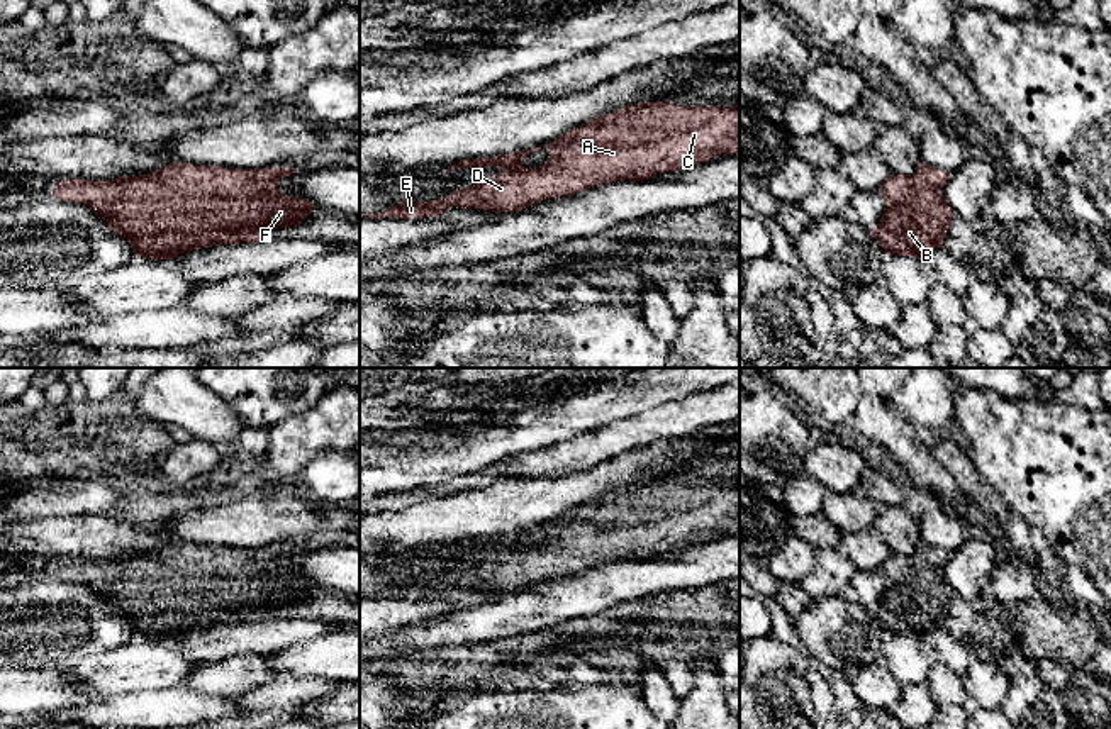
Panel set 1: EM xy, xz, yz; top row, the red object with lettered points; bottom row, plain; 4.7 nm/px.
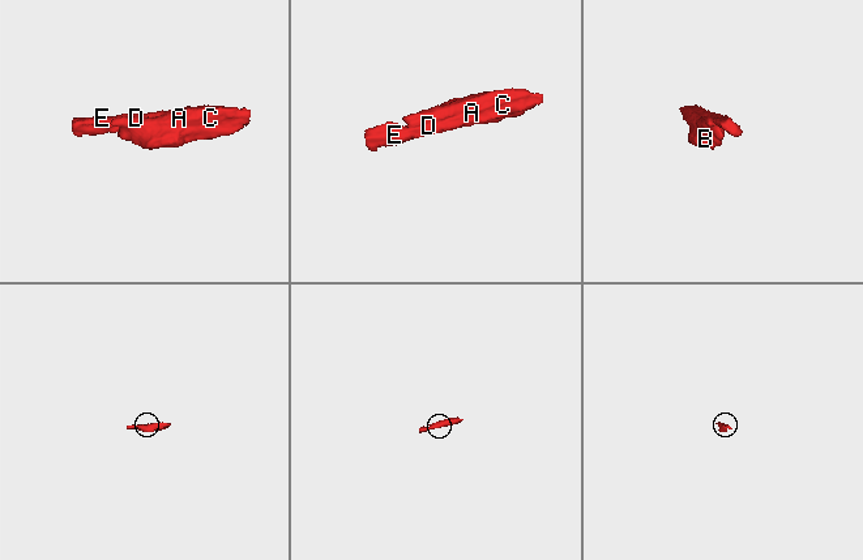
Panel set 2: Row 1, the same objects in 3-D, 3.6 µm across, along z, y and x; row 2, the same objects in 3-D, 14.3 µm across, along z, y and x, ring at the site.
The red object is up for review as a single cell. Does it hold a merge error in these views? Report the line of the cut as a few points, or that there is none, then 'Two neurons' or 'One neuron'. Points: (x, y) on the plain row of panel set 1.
No split. One neuron

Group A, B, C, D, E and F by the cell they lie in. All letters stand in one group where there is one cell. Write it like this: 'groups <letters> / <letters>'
groups A B C D E F

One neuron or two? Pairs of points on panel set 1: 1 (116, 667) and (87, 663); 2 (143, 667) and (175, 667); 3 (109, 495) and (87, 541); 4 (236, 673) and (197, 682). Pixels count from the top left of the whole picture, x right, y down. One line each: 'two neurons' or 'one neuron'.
1: one neuron
2: one neuron
3: two neurons
4: one neuron

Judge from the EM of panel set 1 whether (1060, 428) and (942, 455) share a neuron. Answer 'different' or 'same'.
different

